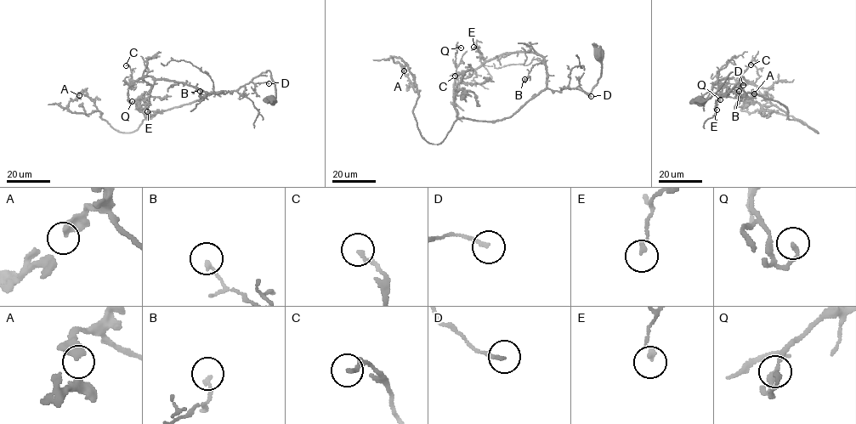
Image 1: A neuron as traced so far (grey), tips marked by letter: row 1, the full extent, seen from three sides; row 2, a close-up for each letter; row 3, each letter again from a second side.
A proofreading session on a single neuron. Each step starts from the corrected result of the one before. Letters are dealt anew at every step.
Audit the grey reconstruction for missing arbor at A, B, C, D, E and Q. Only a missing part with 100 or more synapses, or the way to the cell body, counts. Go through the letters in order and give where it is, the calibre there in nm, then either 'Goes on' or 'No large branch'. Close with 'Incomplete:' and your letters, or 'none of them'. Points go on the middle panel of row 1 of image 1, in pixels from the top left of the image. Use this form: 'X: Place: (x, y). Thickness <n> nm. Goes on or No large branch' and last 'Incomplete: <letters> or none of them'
A: Place: (404, 70). Thickness 280 nm. No large branch
B: Place: (524, 79). Thickness 170 nm. No large branch
C: Place: (455, 76). Thickness 200 nm. No large branch
D: Place: (591, 96). Thickness 160 nm. No large branch
E: Place: (473, 47). Thickness 190 nm. No large branch
Q: Place: (461, 48). Thickness 180 nm. No large branch
Incomplete: none of them

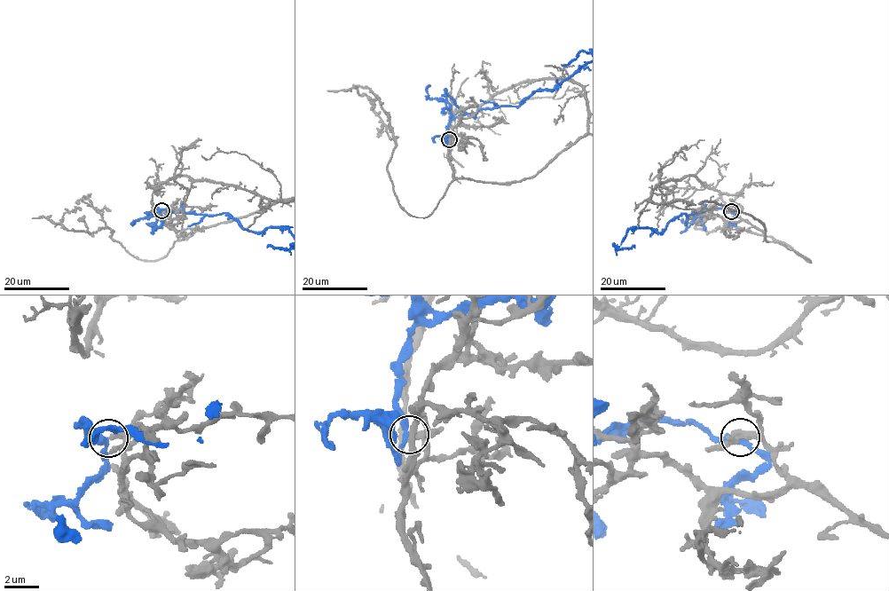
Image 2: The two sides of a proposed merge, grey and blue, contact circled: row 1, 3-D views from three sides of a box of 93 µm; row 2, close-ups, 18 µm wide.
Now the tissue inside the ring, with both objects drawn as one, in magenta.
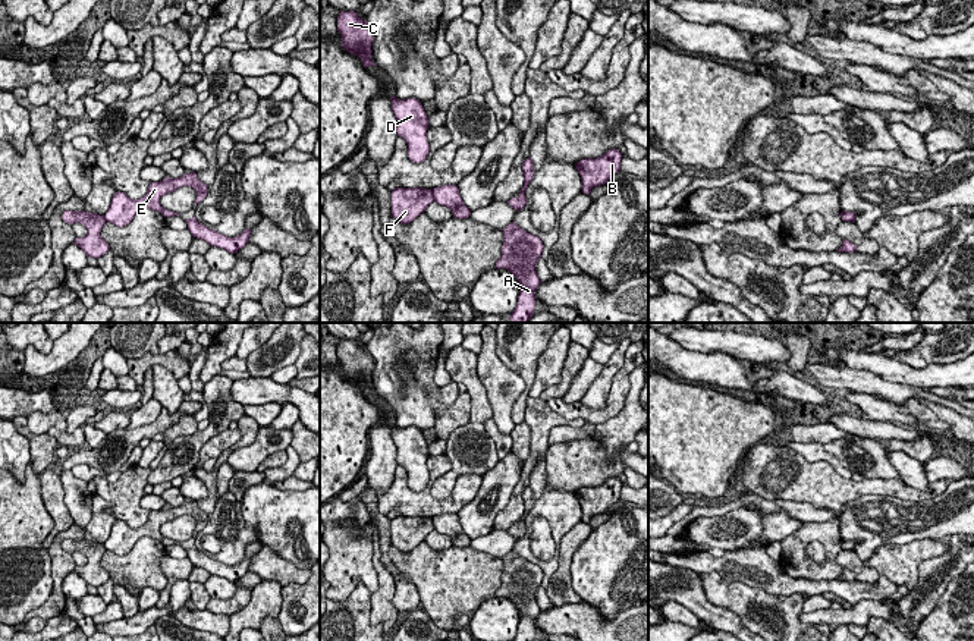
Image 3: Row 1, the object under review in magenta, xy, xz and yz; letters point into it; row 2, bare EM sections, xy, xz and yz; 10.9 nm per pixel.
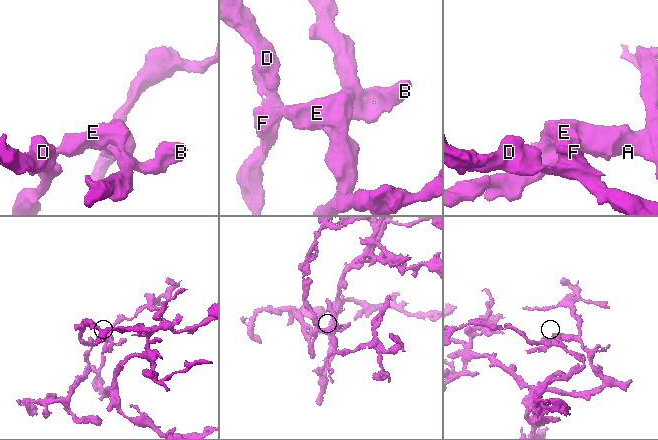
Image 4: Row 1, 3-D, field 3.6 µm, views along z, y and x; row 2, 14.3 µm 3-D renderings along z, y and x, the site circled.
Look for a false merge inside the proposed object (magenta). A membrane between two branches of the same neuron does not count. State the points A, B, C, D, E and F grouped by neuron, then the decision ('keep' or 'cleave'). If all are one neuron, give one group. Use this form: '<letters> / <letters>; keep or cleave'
A B E / C D F; cleave

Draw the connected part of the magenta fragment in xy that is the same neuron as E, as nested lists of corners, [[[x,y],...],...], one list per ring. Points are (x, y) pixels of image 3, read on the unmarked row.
[[[191,500],[176,508],[166,506],[160,510],[151,510],[147,522],[139,528],[131,528],[125,521],[117,519],[111,527],[104,547],[106,550],[113,552],[117,556],[123,556],[133,549],[135,543],[141,537],[151,537],[161,541],[164,546],[180,544],[163,537],[160,532],[160,527],[163,524],[170,522],[180,515],[191,515],[195,518],[195,534],[207,525],[208,515],[198,508],[198,503],[195,500]]]

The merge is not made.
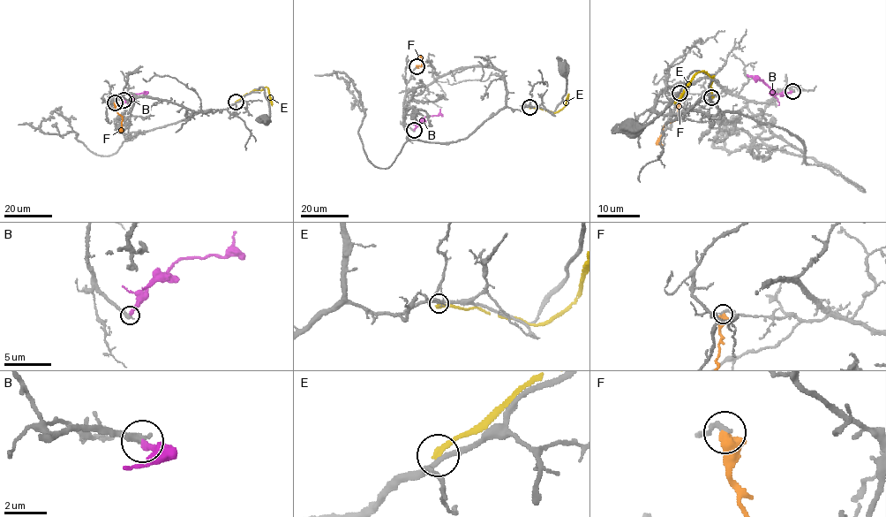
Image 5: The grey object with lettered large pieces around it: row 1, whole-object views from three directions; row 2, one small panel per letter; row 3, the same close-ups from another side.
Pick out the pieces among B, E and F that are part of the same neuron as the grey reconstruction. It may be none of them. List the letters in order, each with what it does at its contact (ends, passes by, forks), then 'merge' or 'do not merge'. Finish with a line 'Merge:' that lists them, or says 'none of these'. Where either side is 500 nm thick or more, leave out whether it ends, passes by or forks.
B: it ends; do not merge
E: it ends; do not merge
F: do not merge
Merge: none of these

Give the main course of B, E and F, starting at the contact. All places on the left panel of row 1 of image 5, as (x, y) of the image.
B: (123, 100), (127, 102), (134, 94), (144, 91)
E: (236, 102), (247, 93), (267, 87), (272, 105)
F: (115, 102), (116, 110), (123, 119), (119, 132)

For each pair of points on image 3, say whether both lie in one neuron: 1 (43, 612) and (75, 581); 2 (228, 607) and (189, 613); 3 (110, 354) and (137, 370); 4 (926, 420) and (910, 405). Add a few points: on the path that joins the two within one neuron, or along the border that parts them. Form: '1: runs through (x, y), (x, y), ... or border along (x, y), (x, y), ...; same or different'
1: border along (72, 571), (62, 584), (65, 596); different
2: border along (206, 609), (228, 616); different
3: border along (126, 360), (129, 373); different
4: runs through (921, 415), (914, 408); same

